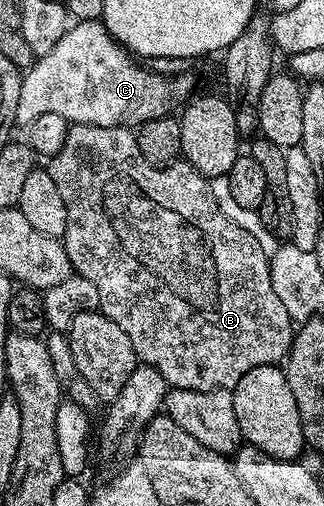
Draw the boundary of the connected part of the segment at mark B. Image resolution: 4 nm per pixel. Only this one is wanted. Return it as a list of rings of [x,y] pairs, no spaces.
[[[69,124],[68,134],[61,149],[50,157],[46,165],[47,171],[54,179],[58,192],[62,195],[62,203],[66,203],[66,231],[62,238],[66,255],[70,255],[73,270],[79,276],[90,279],[94,287],[98,287],[100,296],[99,312],[105,313],[126,335],[130,335],[130,343],[134,347],[137,358],[143,364],[154,367],[166,379],[171,387],[168,396],[164,398],[163,412],[182,431],[194,435],[202,447],[210,447],[210,451],[218,451],[225,455],[235,454],[242,444],[238,415],[234,415],[233,387],[254,367],[263,365],[280,365],[288,356],[294,336],[294,323],[290,315],[286,315],[286,307],[282,307],[282,299],[274,295],[274,283],[270,283],[269,254],[262,251],[258,239],[250,235],[250,231],[242,231],[238,223],[226,219],[214,199],[209,178],[189,165],[183,159],[177,159],[163,167],[152,165],[143,157],[136,142],[136,133],[128,127],[98,127],[97,125]]]

